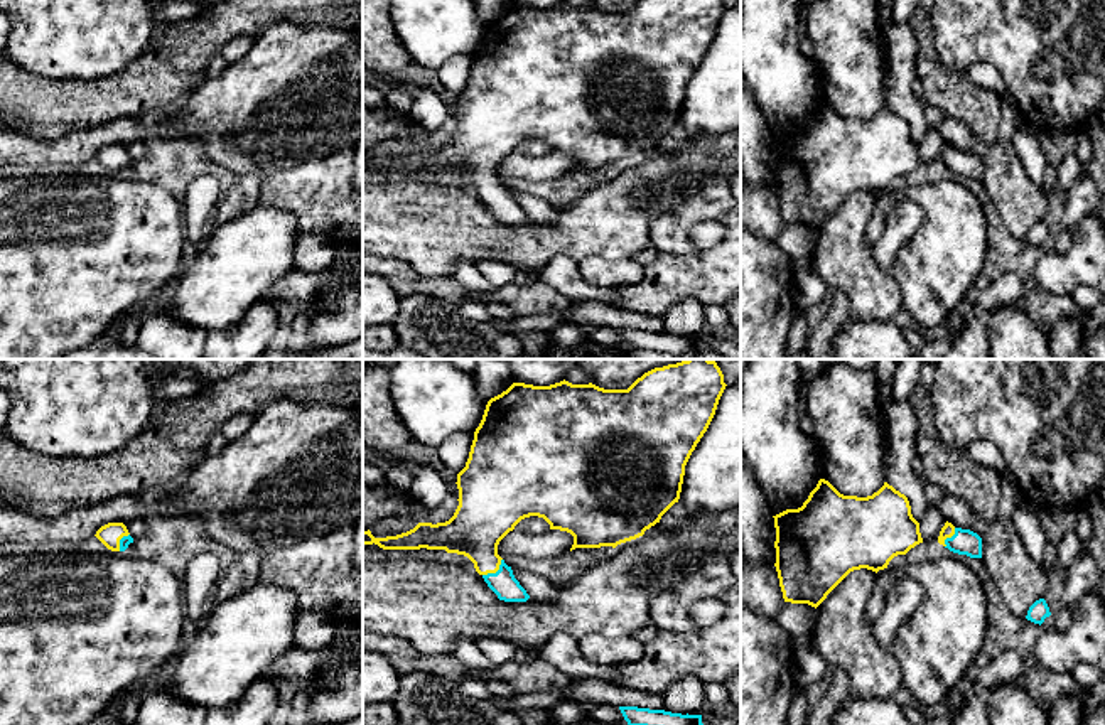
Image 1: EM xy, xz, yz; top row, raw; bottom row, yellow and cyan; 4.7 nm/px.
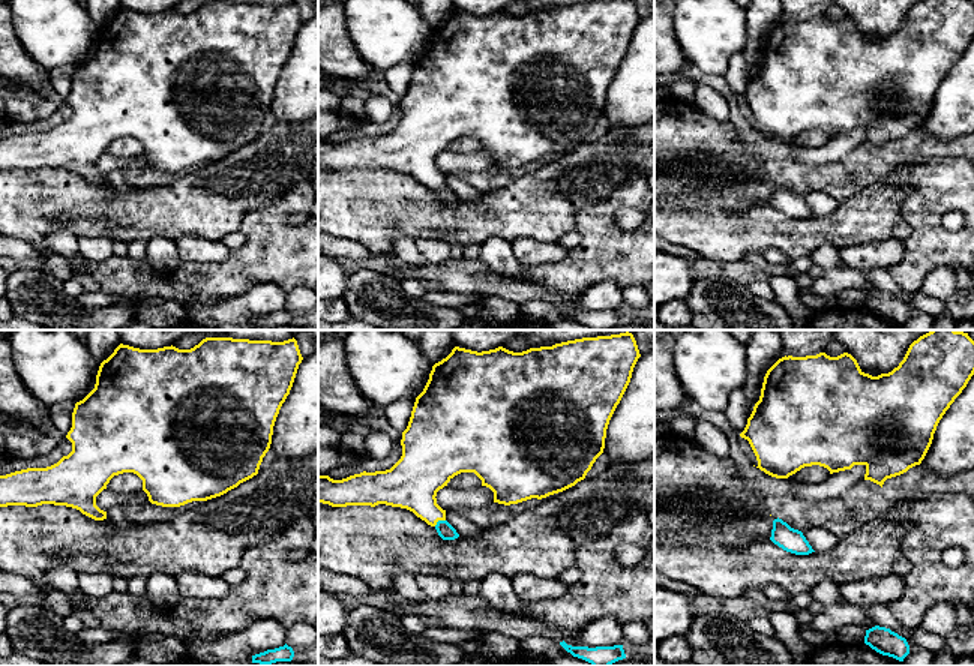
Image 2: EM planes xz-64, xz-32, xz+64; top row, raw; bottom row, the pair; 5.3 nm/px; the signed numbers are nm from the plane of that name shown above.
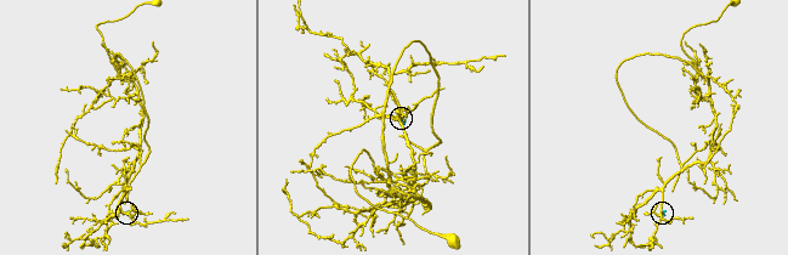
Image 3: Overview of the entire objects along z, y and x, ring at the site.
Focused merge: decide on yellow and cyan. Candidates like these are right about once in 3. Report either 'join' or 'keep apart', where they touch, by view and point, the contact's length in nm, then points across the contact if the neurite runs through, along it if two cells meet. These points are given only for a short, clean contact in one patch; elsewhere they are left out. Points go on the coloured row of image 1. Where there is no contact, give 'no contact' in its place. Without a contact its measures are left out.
join; contact xz (495, 572); length 130 nm; way xz (481, 521), (481, 550), (495, 572), (503, 584)

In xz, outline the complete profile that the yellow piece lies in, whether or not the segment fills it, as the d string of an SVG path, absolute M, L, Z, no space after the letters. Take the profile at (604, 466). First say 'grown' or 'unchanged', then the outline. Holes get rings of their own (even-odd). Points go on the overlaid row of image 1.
grown; M687 359L676 364L668 364L663 368L655 368L638 378L628 389L604 389L592 383L589 384L572 384L569 381L560 381L550 386L533 386L525 383L513 383L506 391L491 398L486 405L482 420L474 432L474 440L471 445L469 459L466 467L457 474L457 489L459 489L459 506L454 516L445 523L418 523L413 529L386 538L375 538L371 531L363 529L363 545L378 545L383 550L445 550L447 553L457 553L467 556L476 572L484 578L488 587L504 602L526 602L530 595L515 578L511 567L498 555L499 541L515 529L515 526L530 516L543 518L550 529L567 531L574 536L574 545L570 548L601 548L612 546L616 548L621 543L636 540L644 534L646 529L660 523L661 516L680 499L685 465L695 450L697 443L707 432L719 400L725 389L724 374L715 361L710 359Z

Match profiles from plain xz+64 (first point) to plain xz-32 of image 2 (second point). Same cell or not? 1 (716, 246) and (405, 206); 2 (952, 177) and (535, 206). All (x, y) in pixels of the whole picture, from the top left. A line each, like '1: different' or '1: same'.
1: same
2: different

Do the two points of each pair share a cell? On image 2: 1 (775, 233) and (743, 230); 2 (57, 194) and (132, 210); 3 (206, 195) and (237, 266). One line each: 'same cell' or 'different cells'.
1: same cell
2: same cell
3: different cells

